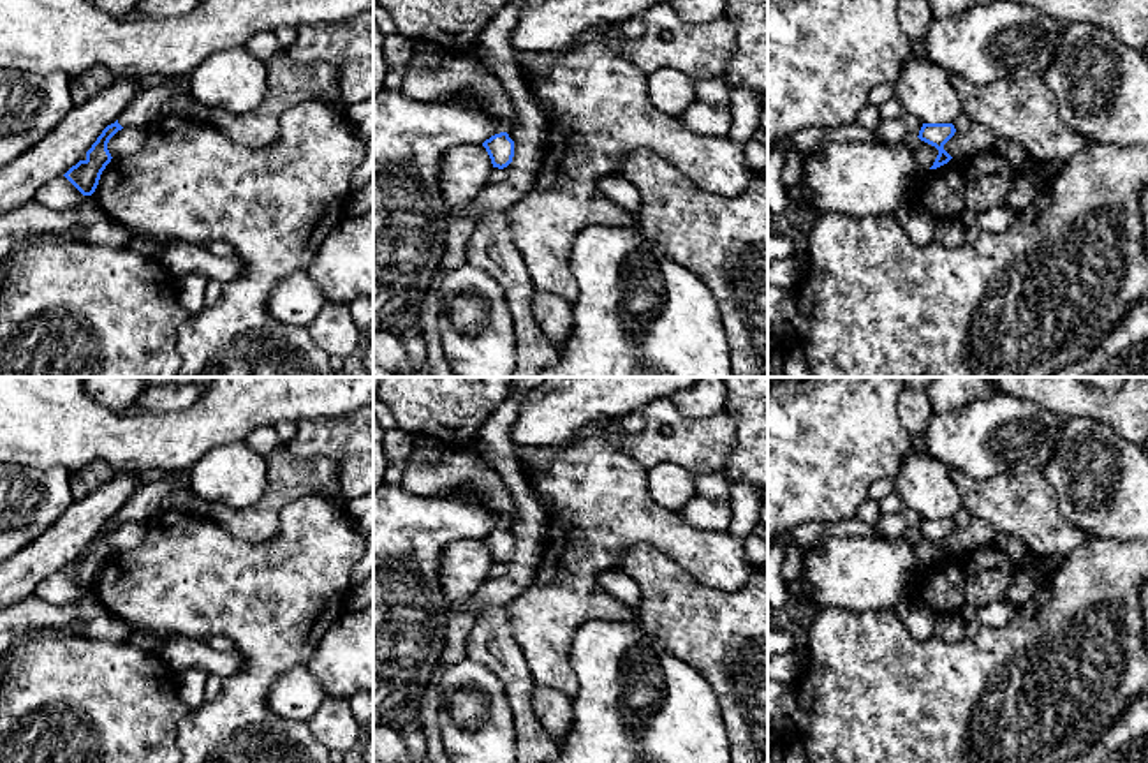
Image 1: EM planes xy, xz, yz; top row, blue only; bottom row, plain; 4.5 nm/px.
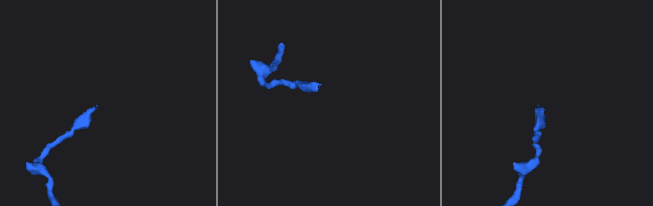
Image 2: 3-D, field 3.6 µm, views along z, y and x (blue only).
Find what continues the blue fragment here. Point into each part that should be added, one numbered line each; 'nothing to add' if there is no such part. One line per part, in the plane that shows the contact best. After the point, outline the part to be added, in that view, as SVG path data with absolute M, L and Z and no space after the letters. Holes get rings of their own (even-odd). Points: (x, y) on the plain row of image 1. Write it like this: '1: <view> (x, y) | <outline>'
1: xy (147, 501) | M180 470L171 478L146 483L118 511L118 518L121 522L146 523L162 509L162 502L171 492L185 486L190 486L190 478L187 470Z

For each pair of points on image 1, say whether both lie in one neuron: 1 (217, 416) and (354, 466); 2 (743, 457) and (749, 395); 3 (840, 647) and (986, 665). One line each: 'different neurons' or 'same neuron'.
1: different neurons
2: same neuron
3: same neuron

